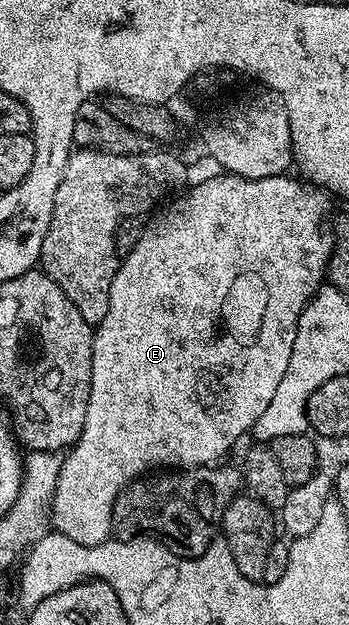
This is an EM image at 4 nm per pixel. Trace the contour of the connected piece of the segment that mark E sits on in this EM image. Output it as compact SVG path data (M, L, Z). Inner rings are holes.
M225 172L224 177L208 177L205 181L200 181L192 190L189 188L183 195L177 196L177 201L169 200L164 210L149 223L145 229L139 230L134 247L129 253L123 254L122 260L116 266L116 274L110 283L110 307L106 311L106 319L102 319L99 325L95 326L92 335L92 382L90 383L90 399L86 407L86 423L82 435L76 440L76 444L67 450L64 462L62 463L62 471L58 475L58 483L56 490L52 496L52 516L51 524L54 526L55 532L67 533L69 535L82 535L82 540L86 545L101 545L103 541L112 537L112 505L116 501L116 496L120 494L120 490L124 488L129 481L135 481L141 475L147 474L152 464L164 465L160 467L179 467L184 471L191 471L197 467L208 467L216 461L243 433L247 434L251 430L252 424L258 419L258 415L262 415L262 411L266 411L266 407L270 407L270 399L274 399L274 391L278 388L278 383L282 383L282 375L286 375L286 363L290 363L290 351L294 351L294 335L296 334L296 324L302 315L302 311L308 305L308 300L316 294L316 290L320 288L326 277L328 261L332 258L332 242L333 238L324 234L324 229L320 224L324 221L324 212L328 209L329 194L303 179L295 181L292 175L281 175L278 177L263 177L262 179L246 179L245 177L236 177L233 173Z

